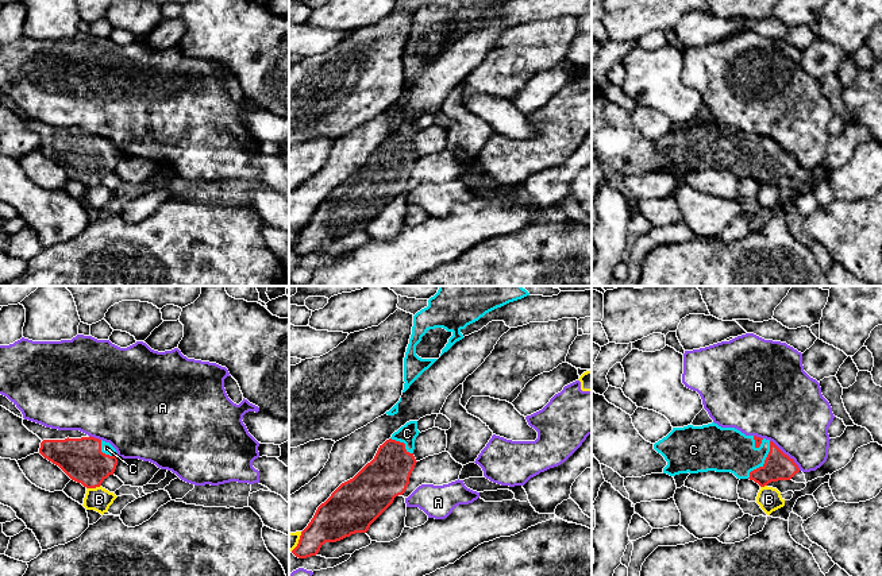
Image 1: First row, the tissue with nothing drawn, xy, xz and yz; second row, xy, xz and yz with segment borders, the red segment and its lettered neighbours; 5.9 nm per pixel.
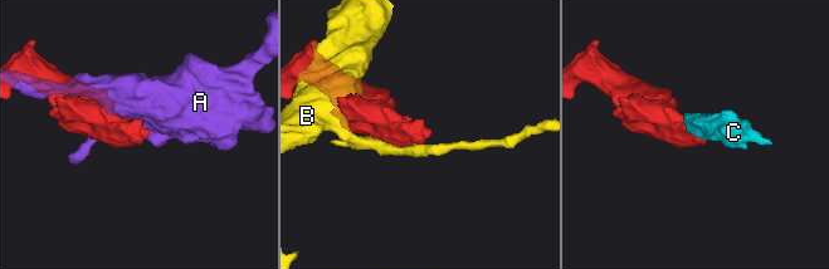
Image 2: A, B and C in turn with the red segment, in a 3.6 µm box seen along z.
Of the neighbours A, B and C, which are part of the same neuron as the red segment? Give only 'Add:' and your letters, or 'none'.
Add: C

